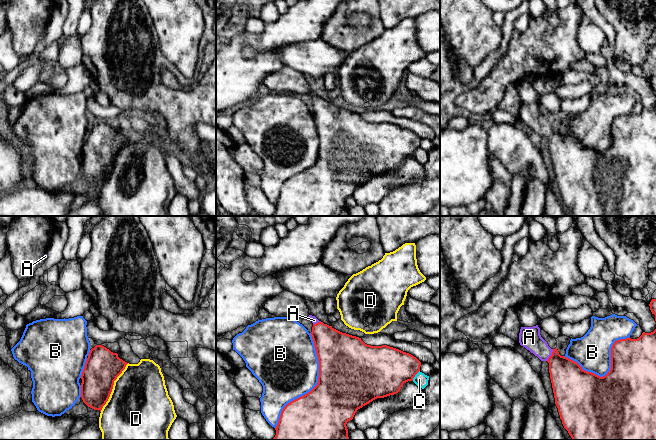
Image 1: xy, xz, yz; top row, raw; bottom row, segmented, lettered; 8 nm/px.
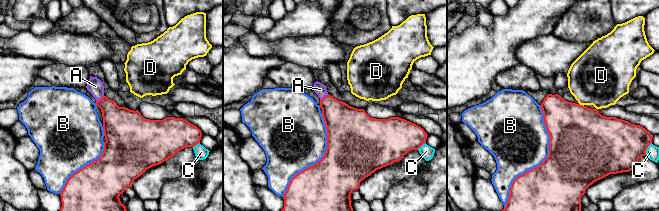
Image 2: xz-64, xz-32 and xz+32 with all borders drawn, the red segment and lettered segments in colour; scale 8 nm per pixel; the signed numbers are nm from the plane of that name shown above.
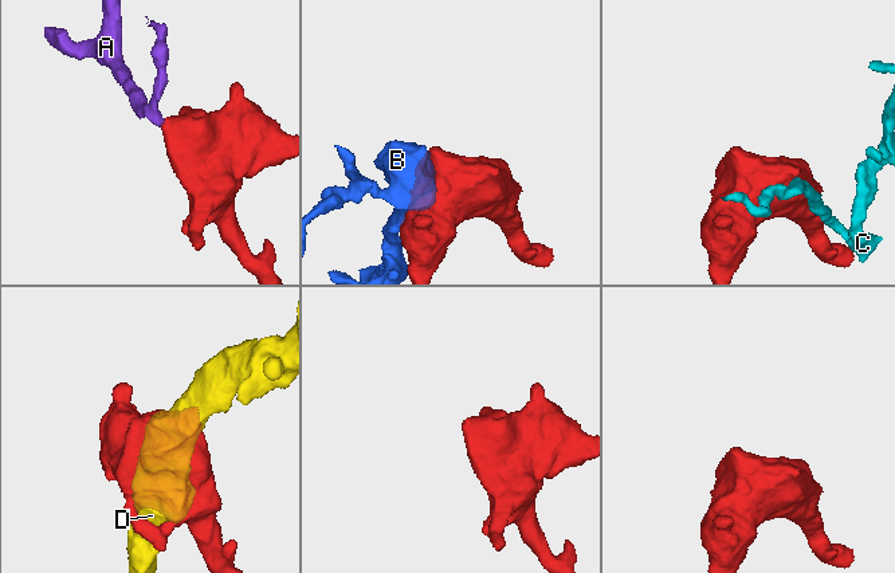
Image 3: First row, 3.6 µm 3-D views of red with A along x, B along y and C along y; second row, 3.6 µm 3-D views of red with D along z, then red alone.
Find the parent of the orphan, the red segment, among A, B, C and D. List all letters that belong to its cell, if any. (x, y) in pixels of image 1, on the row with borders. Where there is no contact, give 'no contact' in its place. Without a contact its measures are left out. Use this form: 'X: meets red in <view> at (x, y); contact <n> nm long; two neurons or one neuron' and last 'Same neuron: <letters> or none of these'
A: meets red in yz at (551, 355); contact 110 nm long; one neuron
B: meets red in xz at (316, 385); contact 800 nm long; two neurons
C: meets red in xz at (415, 374); contact 110 nm long; two neurons
D: meets red in xy at (112, 387); contact 460 nm long; two neurons
Same neuron: A

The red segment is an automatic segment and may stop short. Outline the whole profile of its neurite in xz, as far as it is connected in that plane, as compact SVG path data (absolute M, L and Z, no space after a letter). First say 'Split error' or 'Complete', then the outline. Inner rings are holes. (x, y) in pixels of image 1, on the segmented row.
Split error. M309 315L308 318L313 323L311 336L319 361L318 383L310 392L283 408L272 440L349 440L346 424L357 410L377 398L397 394L404 383L413 381L421 362L413 355L387 345L367 345L361 338L342 333L315 316Z

